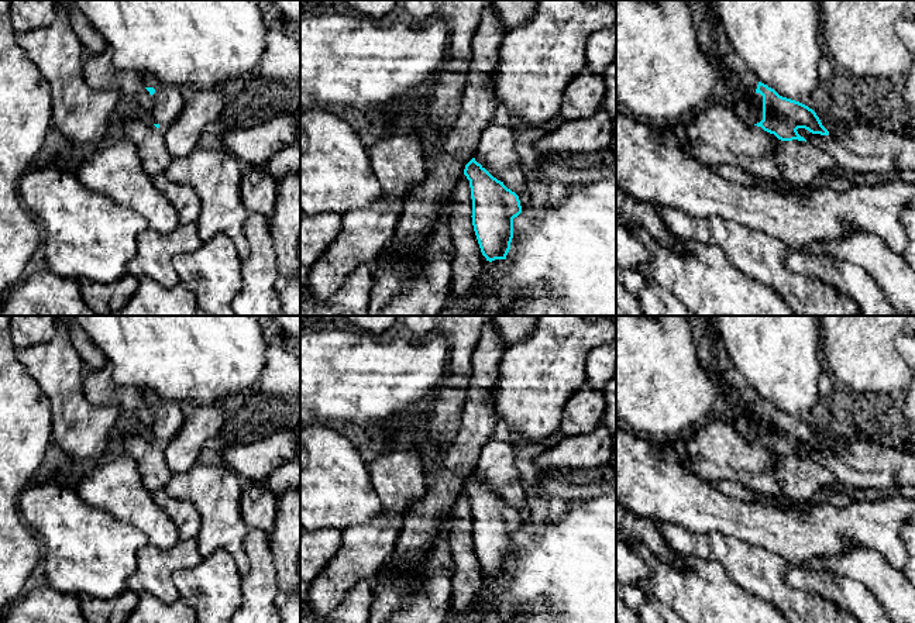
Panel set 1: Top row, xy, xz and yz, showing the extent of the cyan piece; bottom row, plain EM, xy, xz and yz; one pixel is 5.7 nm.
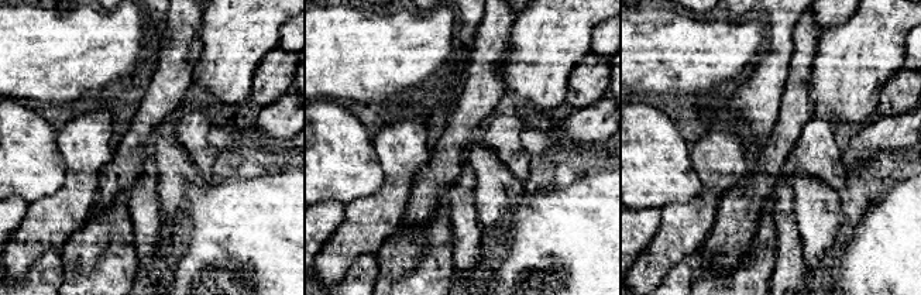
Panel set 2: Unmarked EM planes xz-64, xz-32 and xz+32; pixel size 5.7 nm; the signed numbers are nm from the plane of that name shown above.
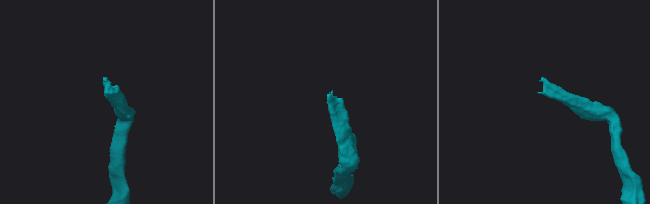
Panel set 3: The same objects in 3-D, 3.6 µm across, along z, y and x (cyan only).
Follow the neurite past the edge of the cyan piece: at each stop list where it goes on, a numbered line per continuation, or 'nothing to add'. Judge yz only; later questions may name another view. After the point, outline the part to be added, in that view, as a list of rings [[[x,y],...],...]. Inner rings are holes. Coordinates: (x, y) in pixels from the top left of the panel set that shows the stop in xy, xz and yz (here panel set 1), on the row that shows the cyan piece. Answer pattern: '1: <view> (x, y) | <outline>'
1: yz (740, 81) | [[[716,23],[712,38],[716,56],[723,65],[723,73],[719,75],[732,94],[743,101],[754,124],[763,120],[763,96],[756,92],[759,79],[736,55],[729,44],[720,23]]]

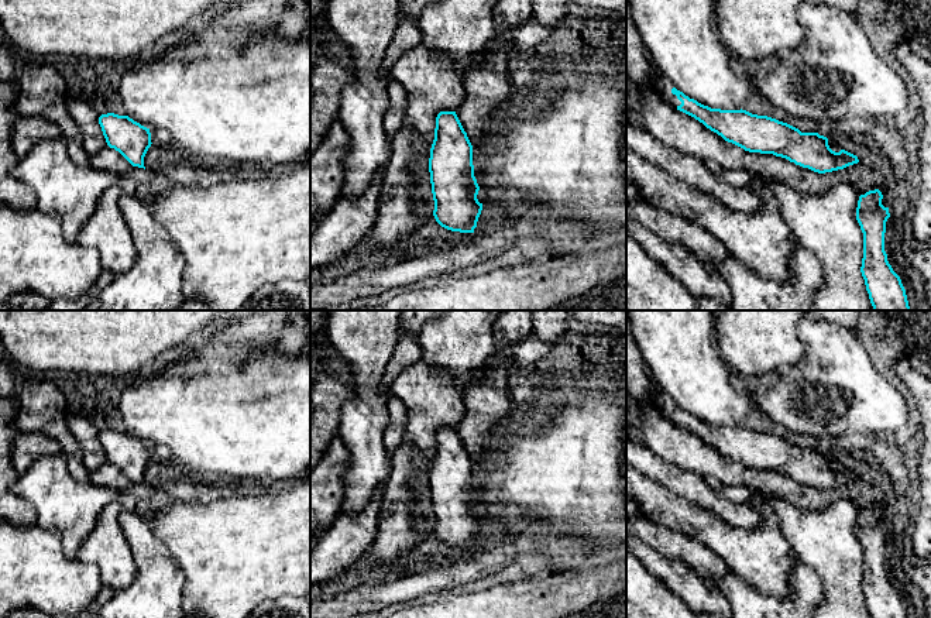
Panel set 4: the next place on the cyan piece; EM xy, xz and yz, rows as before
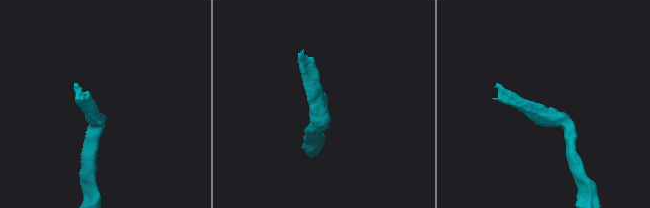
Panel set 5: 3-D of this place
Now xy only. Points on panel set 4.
nothing to add

